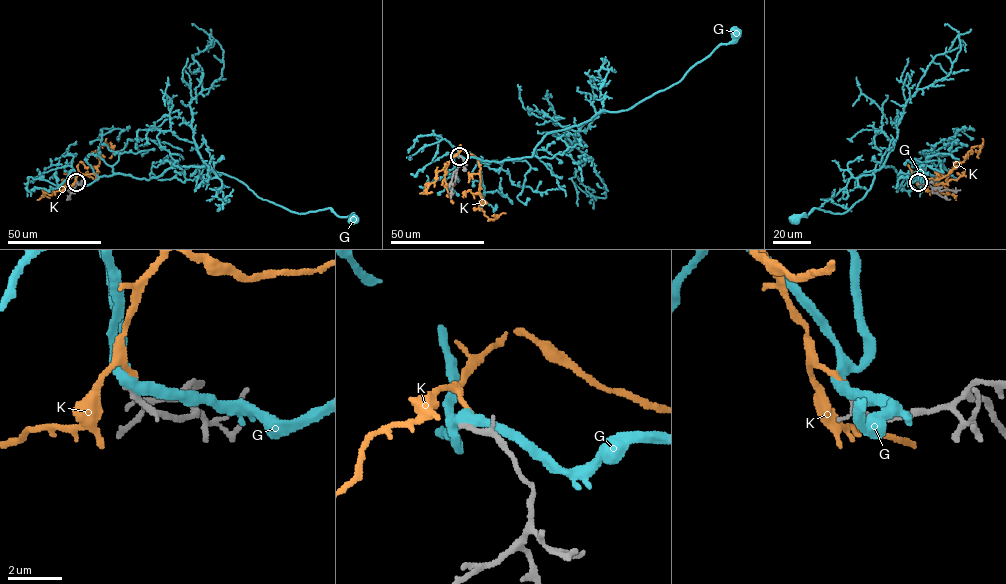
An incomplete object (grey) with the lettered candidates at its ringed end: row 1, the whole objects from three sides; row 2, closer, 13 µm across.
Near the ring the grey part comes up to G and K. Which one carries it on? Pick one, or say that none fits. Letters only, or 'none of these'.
K

